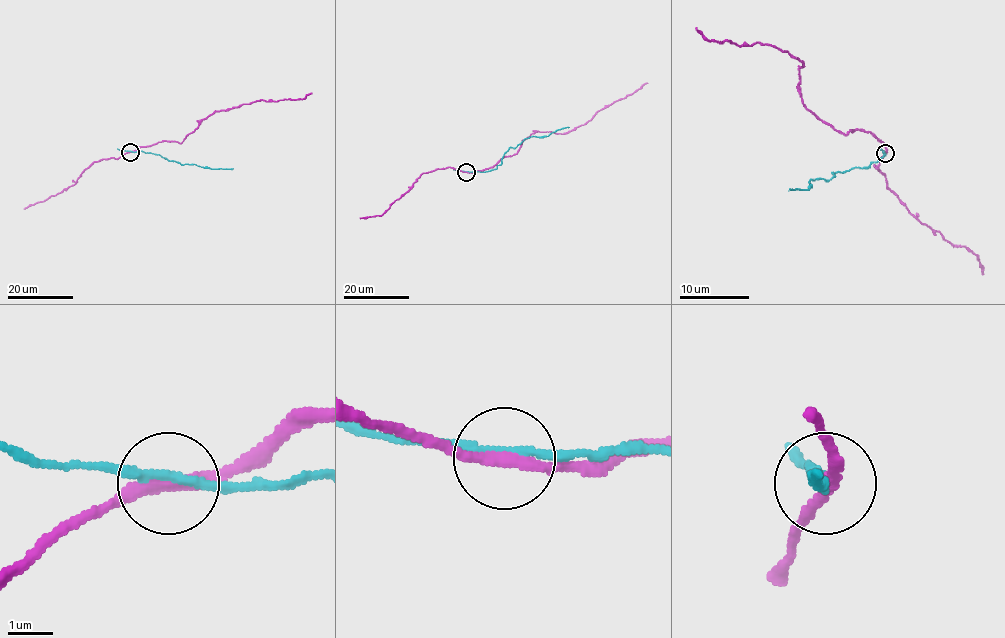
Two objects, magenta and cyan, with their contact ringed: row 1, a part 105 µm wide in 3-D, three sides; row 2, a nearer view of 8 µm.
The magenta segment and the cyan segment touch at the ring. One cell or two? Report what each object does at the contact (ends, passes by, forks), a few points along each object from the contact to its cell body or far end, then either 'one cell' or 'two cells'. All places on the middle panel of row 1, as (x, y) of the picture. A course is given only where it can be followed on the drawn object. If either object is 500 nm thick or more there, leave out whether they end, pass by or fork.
magenta passes by | cyan passes by | magenta via (466, 172), (492, 167), (504, 157), (515, 154), (533, 132), (572, 131), (647, 82) | cyan via (466, 172), (495, 169), (510, 147), (515, 148), (530, 136), (548, 136), (569, 127) | two cells

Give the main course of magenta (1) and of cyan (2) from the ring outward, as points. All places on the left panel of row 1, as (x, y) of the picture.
1: (130, 151), (159, 142), (179, 142), (216, 111), (255, 101), (303, 99), (311, 92)
2: (130, 151), (159, 154), (181, 164), (233, 168)

